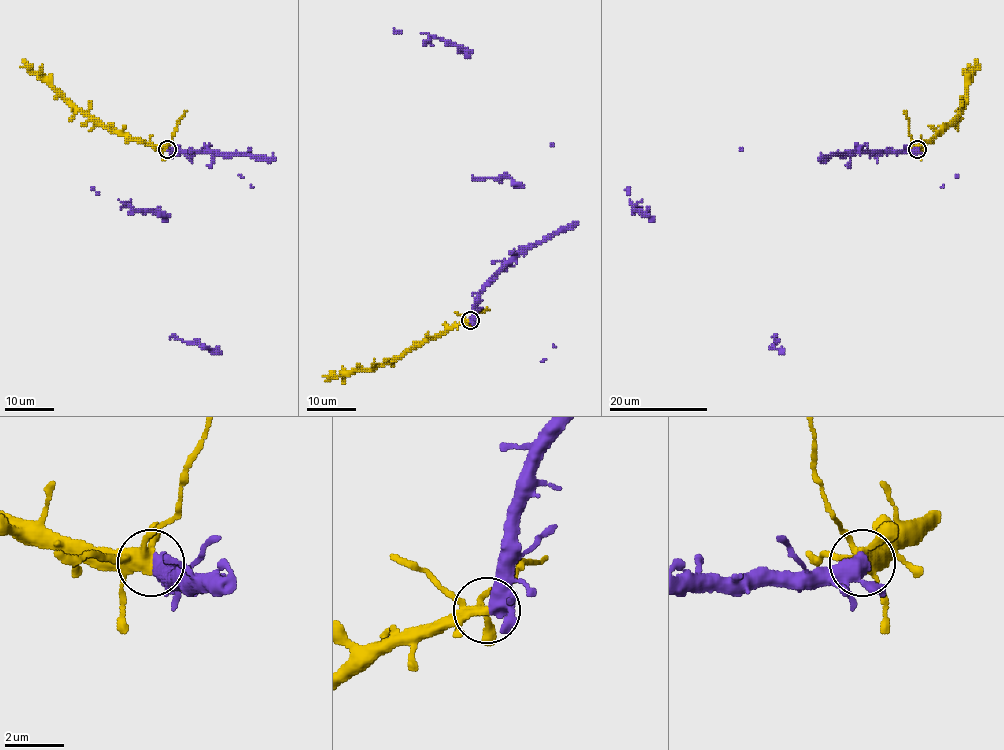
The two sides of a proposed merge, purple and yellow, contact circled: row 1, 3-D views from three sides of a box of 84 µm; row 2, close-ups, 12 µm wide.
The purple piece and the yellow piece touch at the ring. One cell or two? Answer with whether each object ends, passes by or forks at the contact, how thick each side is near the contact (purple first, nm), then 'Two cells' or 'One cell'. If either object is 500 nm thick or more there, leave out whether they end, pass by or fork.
At the ring purple passes by. At the ring yellow forks. Thickness 420 nm (purple) against 320 nm. Two cells

